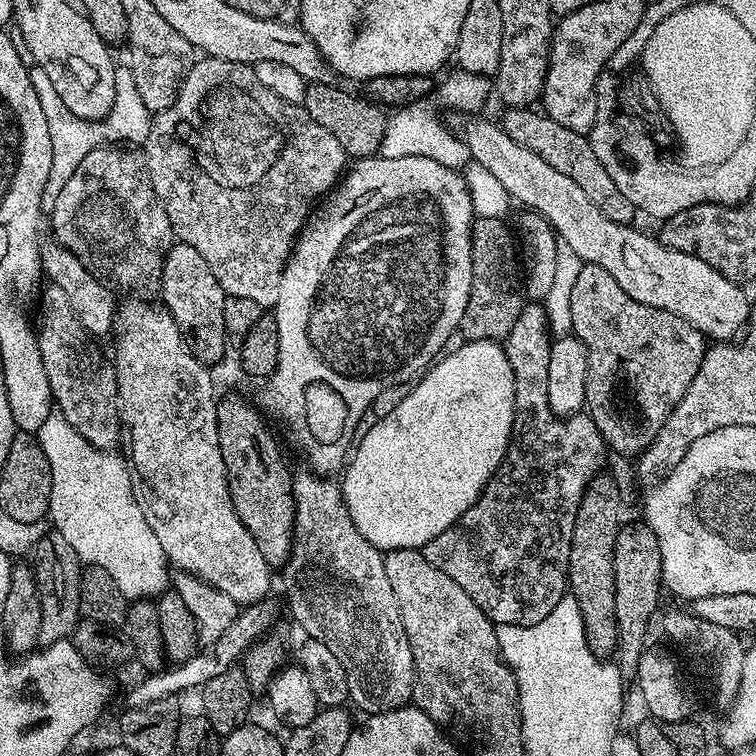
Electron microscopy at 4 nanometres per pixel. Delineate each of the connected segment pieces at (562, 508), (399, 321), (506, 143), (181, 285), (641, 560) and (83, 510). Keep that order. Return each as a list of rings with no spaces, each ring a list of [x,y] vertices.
[[[538,302],[525,303],[514,330],[503,341],[514,370],[514,422],[512,436],[504,461],[488,480],[482,494],[438,538],[430,538],[423,546],[423,554],[431,566],[446,574],[486,613],[493,624],[530,626],[537,624],[560,599],[568,588],[568,555],[574,534],[574,518],[582,502],[586,486],[601,475],[606,445],[592,417],[577,414],[571,418],[557,418],[550,410],[549,366],[553,337],[548,325],[545,307]]]
[[[377,154],[357,159],[355,164],[356,169],[352,173],[349,171],[336,187],[323,197],[322,203],[308,217],[292,246],[292,254],[288,258],[288,265],[284,267],[278,302],[274,309],[280,337],[278,364],[263,385],[264,393],[260,396],[261,401],[259,400],[265,409],[268,407],[288,427],[293,442],[308,455],[308,460],[312,463],[309,464],[311,471],[317,474],[336,474],[345,467],[346,457],[358,436],[356,427],[364,415],[369,415],[376,395],[388,387],[415,381],[444,352],[444,343],[451,332],[459,329],[460,319],[466,310],[466,302],[472,289],[474,213],[465,177],[455,168],[447,168],[442,166],[442,162],[434,162],[434,158],[386,158]]]
[[[460,114],[455,117],[455,131],[458,133],[464,145],[468,147],[468,155],[477,164],[481,164],[486,170],[490,170],[502,186],[506,188],[508,194],[518,205],[525,204],[525,209],[536,212],[544,217],[552,226],[552,231],[562,241],[563,247],[578,256],[585,264],[602,266],[614,277],[614,282],[630,294],[638,302],[646,306],[654,306],[690,322],[698,331],[704,333],[705,337],[711,338],[716,342],[728,342],[733,338],[739,337],[745,330],[748,322],[750,302],[744,293],[745,289],[734,283],[730,278],[718,274],[714,266],[706,266],[702,258],[694,258],[694,254],[682,254],[678,250],[668,248],[655,235],[647,236],[644,232],[639,232],[632,224],[619,224],[614,222],[590,198],[586,198],[582,186],[578,182],[566,178],[566,174],[561,174],[554,170],[554,166],[546,166],[546,161],[538,158],[538,154],[533,154],[526,150],[526,146],[518,146],[506,134],[506,130],[499,123],[487,120],[484,114]]]
[[[173,243],[172,248],[164,256],[164,273],[160,275],[158,292],[164,295],[163,307],[174,318],[178,330],[190,349],[205,366],[213,366],[230,348],[227,338],[223,302],[226,293],[214,278],[214,270],[206,266],[206,258],[194,250],[189,244]]]
[[[645,521],[621,525],[614,544],[614,604],[617,632],[617,648],[614,663],[626,686],[633,685],[637,678],[638,662],[646,646],[650,616],[659,609],[658,598],[662,592],[661,552],[657,536]]]
[[[53,410],[50,418],[42,422],[38,439],[42,446],[42,454],[46,454],[46,462],[50,462],[52,485],[50,486],[50,506],[48,516],[52,520],[51,527],[70,546],[74,546],[74,554],[78,554],[81,565],[89,568],[101,568],[114,578],[114,583],[123,594],[125,601],[144,602],[149,598],[159,597],[170,584],[170,565],[159,544],[154,530],[150,530],[146,518],[142,515],[142,506],[138,506],[136,495],[132,489],[132,473],[129,465],[112,450],[95,448],[70,422],[60,413]]]

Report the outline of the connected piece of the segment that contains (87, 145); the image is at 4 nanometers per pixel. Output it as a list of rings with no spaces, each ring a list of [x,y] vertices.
[[[117,65],[115,70],[115,98],[111,110],[101,120],[86,120],[78,118],[70,112],[62,98],[58,98],[58,92],[46,72],[41,68],[31,67],[31,82],[40,96],[43,104],[43,112],[46,114],[46,124],[50,129],[51,166],[50,175],[46,186],[43,187],[42,210],[50,212],[58,198],[59,191],[63,189],[67,179],[74,174],[78,164],[86,158],[86,154],[106,144],[123,144],[126,146],[142,146],[148,140],[150,126],[152,125],[152,113],[146,108],[144,100],[138,93],[133,72],[129,65]]]

